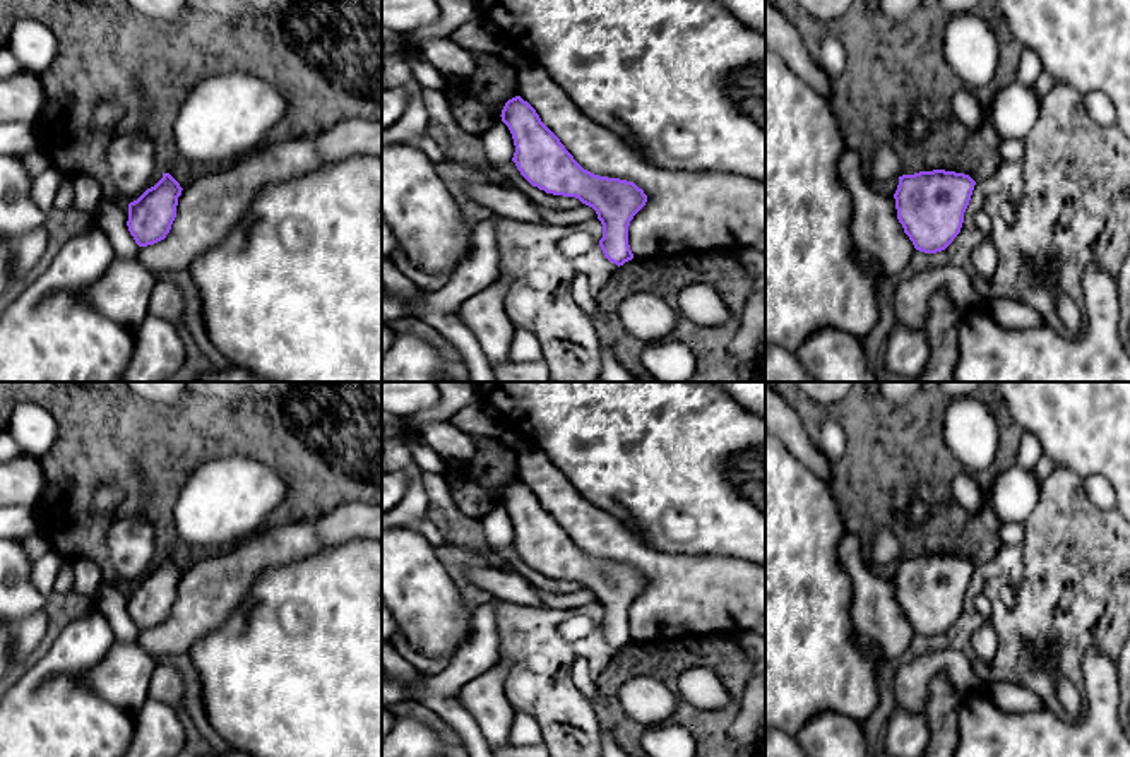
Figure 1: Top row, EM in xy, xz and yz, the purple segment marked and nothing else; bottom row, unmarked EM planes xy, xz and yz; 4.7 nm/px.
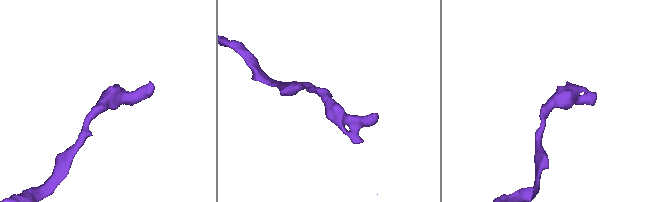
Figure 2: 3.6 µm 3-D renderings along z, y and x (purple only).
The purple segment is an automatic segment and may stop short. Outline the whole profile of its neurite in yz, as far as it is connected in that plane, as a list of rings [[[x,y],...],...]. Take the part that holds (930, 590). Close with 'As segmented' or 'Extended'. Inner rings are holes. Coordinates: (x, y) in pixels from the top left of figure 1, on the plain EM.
[[[846,531],[837,546],[839,563],[851,582],[851,622],[854,630],[882,647],[885,661],[897,659],[916,634],[937,637],[960,617],[964,596],[976,565],[964,557],[933,553],[899,560],[894,579],[875,575],[863,560],[858,538]]]. Extended

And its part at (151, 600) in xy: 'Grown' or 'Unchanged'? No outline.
Grown

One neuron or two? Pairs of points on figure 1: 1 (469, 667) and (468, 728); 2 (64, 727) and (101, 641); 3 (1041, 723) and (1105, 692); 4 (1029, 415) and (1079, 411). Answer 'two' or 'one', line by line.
1: one
2: one
3: one
4: one

